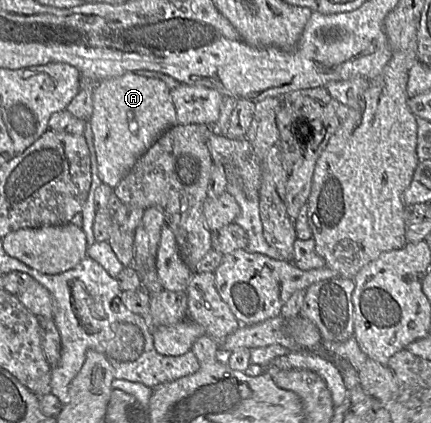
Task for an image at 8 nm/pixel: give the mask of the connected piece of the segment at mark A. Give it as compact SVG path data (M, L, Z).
M135 72L93 86L93 110L87 126L93 135L92 175L96 174L102 184L114 188L165 131L178 125L170 92L163 81Z

